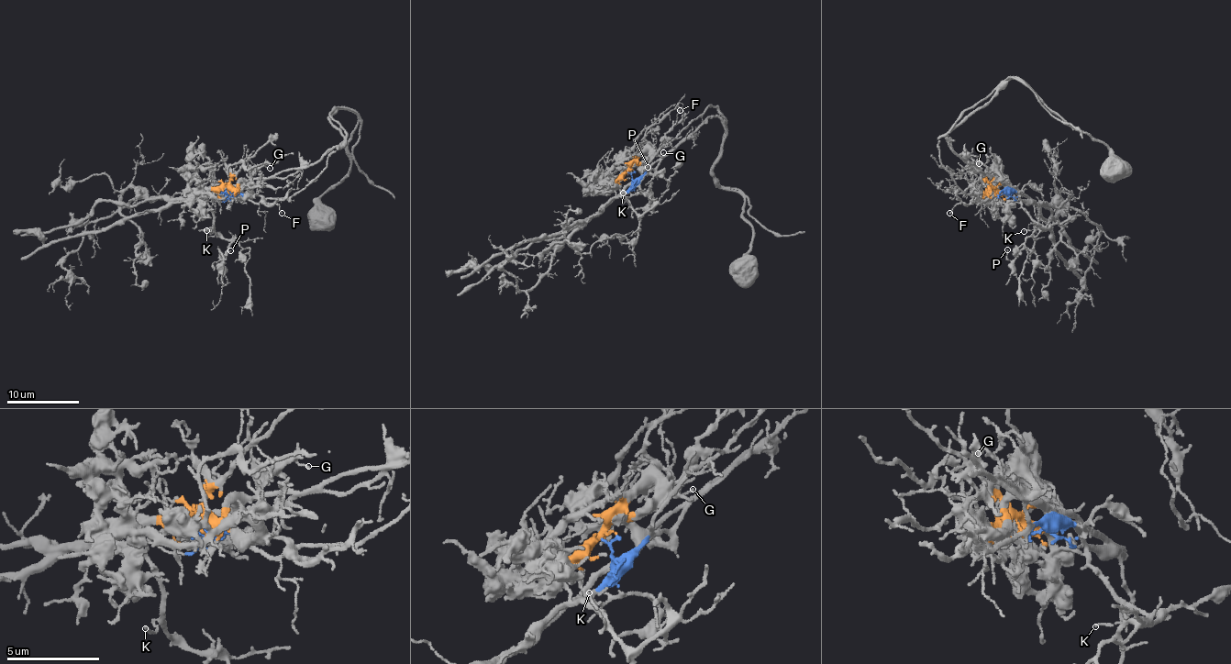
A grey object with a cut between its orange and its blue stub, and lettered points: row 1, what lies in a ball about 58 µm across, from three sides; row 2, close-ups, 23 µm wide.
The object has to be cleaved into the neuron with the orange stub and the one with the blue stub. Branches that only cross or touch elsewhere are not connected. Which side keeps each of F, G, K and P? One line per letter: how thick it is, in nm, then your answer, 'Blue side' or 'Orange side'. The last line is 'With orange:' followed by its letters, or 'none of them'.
F: Thickness 110 nm. Orange side
G: Thickness 110 nm. Orange side
K: Thickness 110 nm. Blue side
P: Thickness 110 nm. Blue side
With orange: F, G

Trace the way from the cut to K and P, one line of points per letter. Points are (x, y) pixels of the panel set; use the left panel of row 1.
K: (229, 195), (213, 193), (206, 199), (213, 217), (211, 232), (207, 230)
P: (229, 195), (213, 193), (206, 199), (215, 229), (234, 240), (222, 254), (220, 251), (223, 260), (231, 250)

